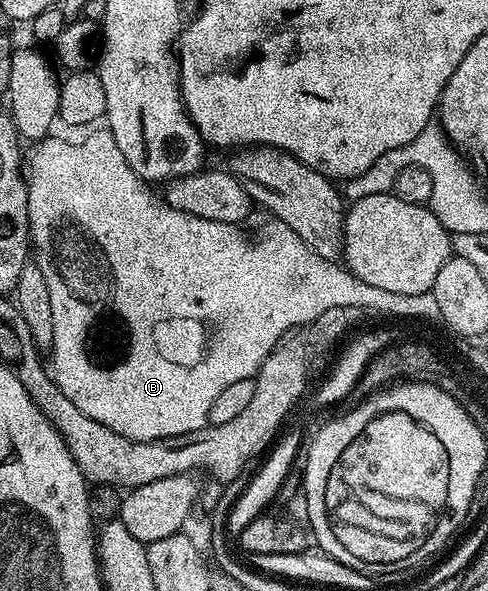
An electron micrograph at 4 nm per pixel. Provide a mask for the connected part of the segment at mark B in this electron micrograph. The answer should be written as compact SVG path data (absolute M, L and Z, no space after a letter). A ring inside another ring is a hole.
M110 130L102 131L85 137L80 144L70 144L67 140L55 140L56 138L41 140L32 147L35 149L28 156L26 153L25 156L27 213L29 214L29 230L31 231L33 256L38 263L41 274L45 274L45 283L49 286L49 303L53 310L53 342L49 349L49 355L51 355L49 368L53 373L55 384L63 391L65 398L69 398L69 402L73 402L73 406L77 406L77 410L81 410L81 414L89 414L89 418L93 418L93 422L101 422L105 426L109 426L109 430L113 430L117 434L121 434L125 438L136 440L137 442L168 440L174 436L189 436L192 432L199 432L203 428L208 427L209 421L207 415L209 414L209 410L213 410L213 402L217 402L217 394L221 394L221 390L226 390L228 386L233 386L233 382L252 379L255 373L259 371L260 366L269 358L271 351L279 345L281 337L286 336L293 328L300 327L304 324L312 324L318 316L325 314L325 310L329 310L330 308L353 308L356 310L368 308L371 312L384 312L387 316L408 316L405 318L411 322L428 322L427 320L431 319L434 321L438 317L437 298L433 298L433 294L430 291L422 292L421 294L392 294L389 290L380 290L377 286L369 286L369 282L361 282L361 278L357 278L353 273L347 271L346 267L318 256L312 248L305 246L305 242L301 242L301 238L297 238L297 234L293 234L293 230L289 230L289 226L285 226L277 219L272 219L270 221L271 224L265 225L260 230L260 240L246 240L243 237L242 231L244 229L242 227L234 224L226 224L225 222L209 222L209 218L197 218L193 214L187 214L181 210L177 210L173 206L169 206L162 199L155 200L154 194L147 189L150 187L131 169L129 162L125 162L125 154L121 154L121 150L117 147L117 138L113 138Z

